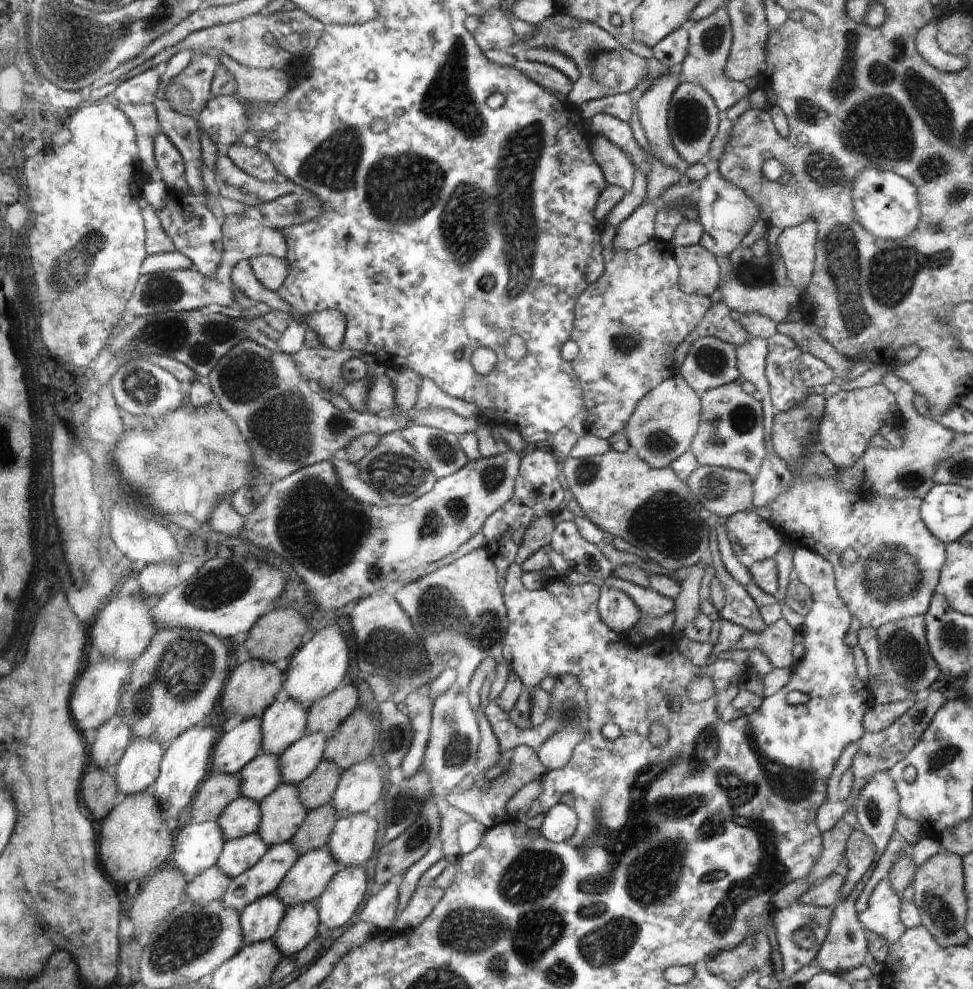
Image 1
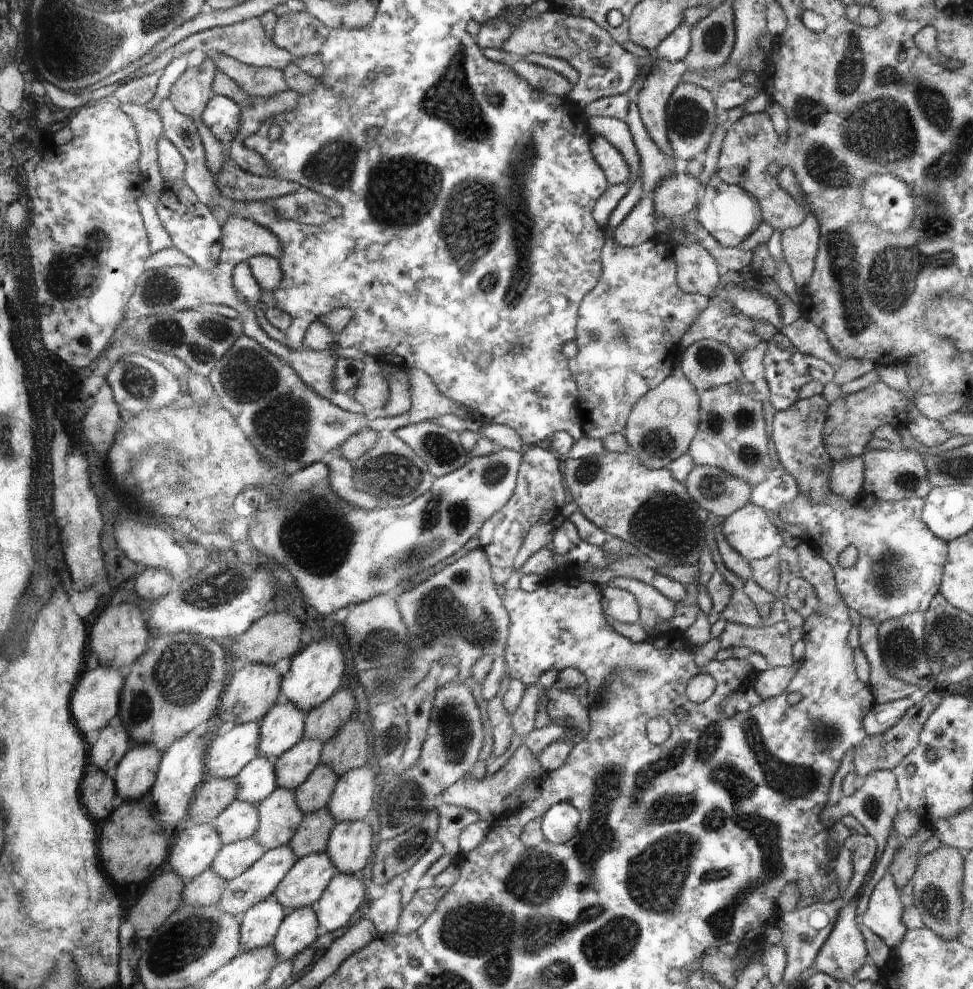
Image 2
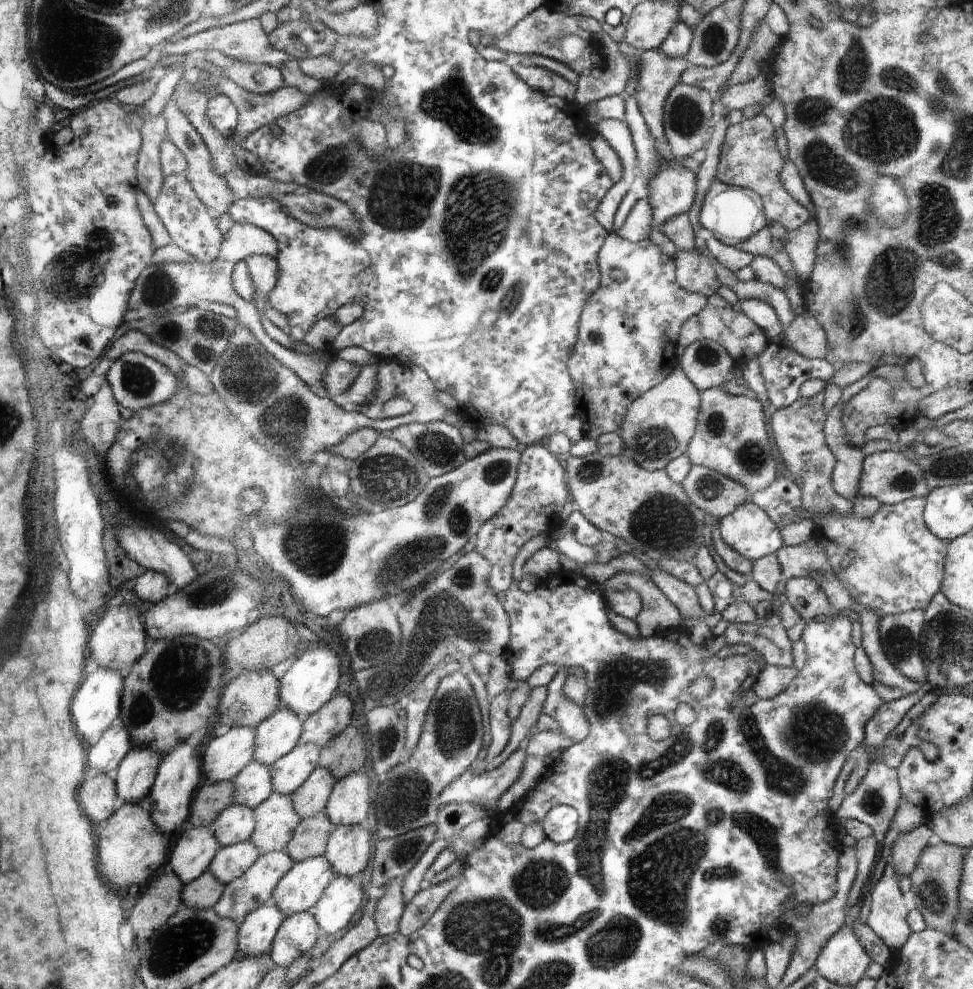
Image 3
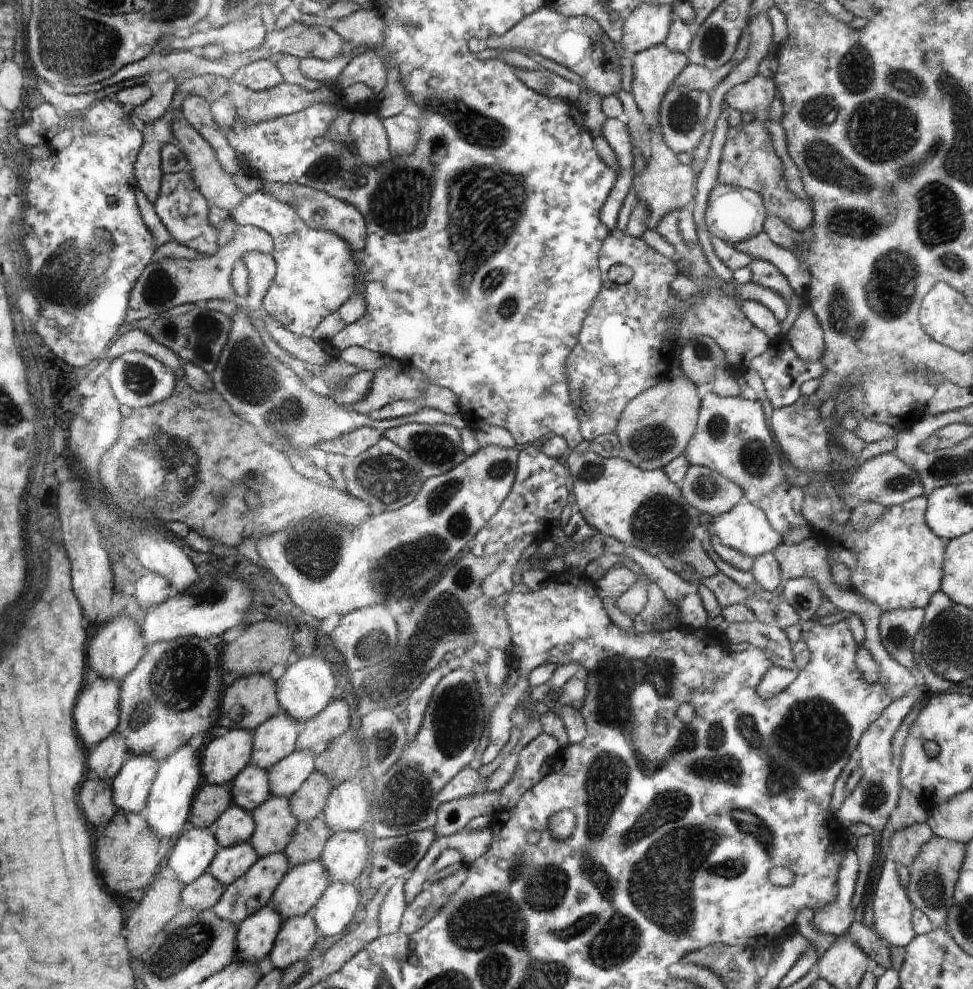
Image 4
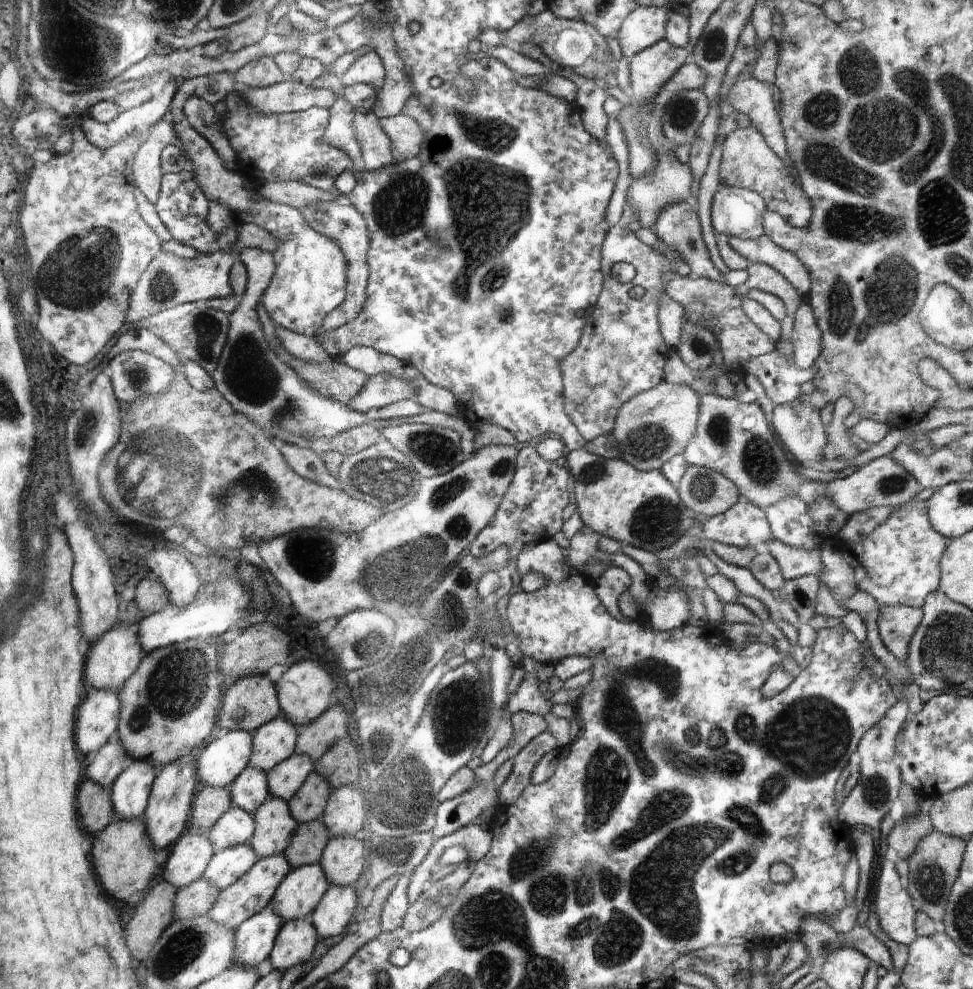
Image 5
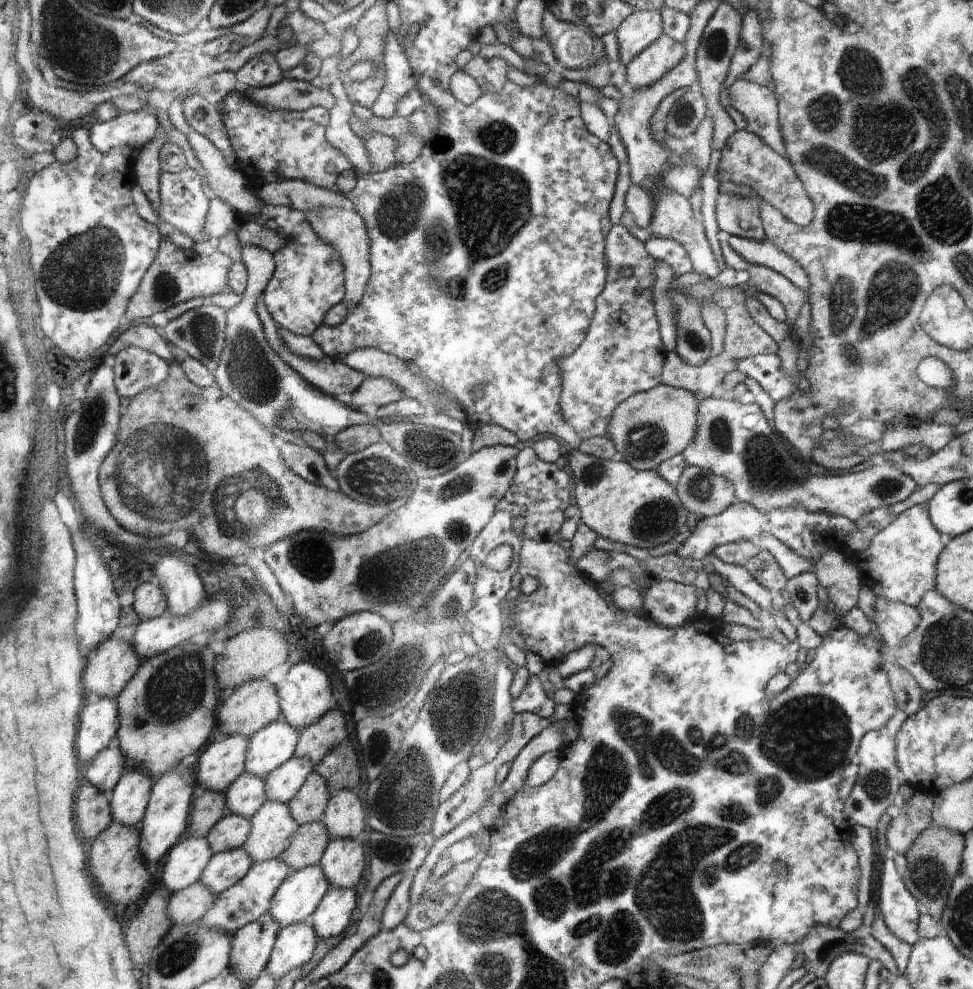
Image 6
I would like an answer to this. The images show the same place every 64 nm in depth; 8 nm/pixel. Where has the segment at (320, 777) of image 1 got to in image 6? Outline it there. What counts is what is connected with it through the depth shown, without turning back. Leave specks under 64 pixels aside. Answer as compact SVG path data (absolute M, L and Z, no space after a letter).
M315 770L306 778L300 792L292 801L287 802L290 814L298 826L304 823L320 822L325 816L328 802L326 781Z

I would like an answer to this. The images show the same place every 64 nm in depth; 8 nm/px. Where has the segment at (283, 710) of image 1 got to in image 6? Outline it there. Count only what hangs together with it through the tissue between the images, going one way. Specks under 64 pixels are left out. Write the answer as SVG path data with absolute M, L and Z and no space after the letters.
M282 717L258 730L249 738L245 772L265 779L293 757L299 736L297 730L288 726Z

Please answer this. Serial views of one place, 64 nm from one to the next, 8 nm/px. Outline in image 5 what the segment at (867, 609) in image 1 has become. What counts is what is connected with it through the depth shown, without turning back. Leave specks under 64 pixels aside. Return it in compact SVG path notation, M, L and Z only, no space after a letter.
M928 501L906 503L902 508L897 507L890 518L879 524L868 536L863 536L862 540L852 544L850 540L846 542L846 550L841 552L842 558L854 569L857 578L858 591L864 590L872 595L872 598L881 606L894 606L894 604L904 604L909 607L921 608L925 604L930 593L938 591L940 582L940 558L951 539L944 537L934 530L929 520Z

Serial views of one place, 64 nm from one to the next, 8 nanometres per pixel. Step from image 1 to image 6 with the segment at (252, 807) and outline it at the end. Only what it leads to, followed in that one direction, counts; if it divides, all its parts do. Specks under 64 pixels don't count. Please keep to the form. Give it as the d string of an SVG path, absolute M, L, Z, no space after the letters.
M228 813L207 836L208 842L215 854L230 852L246 844L252 828L252 820L246 820L244 816L238 816L238 814Z

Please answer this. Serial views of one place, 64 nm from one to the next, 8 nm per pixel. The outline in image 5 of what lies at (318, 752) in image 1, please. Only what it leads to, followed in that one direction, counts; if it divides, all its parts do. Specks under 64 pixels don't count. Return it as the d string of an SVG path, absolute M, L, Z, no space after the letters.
M295 752L292 757L269 770L266 776L269 781L270 796L281 798L286 802L300 792L300 788L314 771L316 764L306 754Z

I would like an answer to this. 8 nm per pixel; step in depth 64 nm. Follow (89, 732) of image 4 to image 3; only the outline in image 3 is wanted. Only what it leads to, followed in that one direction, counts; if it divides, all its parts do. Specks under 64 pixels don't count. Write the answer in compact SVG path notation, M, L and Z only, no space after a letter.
M92 657L92 660L88 662L86 682L74 700L74 718L78 722L78 730L82 730L82 736L90 740L92 746L97 745L98 741L105 737L106 732L114 726L114 722L120 718L124 694L125 677L114 670L102 668Z

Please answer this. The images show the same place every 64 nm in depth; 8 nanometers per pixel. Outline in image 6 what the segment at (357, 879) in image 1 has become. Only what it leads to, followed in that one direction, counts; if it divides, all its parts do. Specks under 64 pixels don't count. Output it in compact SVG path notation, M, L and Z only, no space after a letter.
M329 889L324 900L314 910L309 923L312 930L318 934L318 938L334 938L342 934L348 924L352 924L350 916L354 908L356 908L354 890Z

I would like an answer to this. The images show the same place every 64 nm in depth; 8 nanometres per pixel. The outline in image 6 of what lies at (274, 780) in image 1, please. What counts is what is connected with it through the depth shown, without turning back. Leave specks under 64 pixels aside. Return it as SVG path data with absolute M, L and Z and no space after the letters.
M248 772L242 773L227 793L230 813L244 816L246 820L252 820L268 800L265 779Z

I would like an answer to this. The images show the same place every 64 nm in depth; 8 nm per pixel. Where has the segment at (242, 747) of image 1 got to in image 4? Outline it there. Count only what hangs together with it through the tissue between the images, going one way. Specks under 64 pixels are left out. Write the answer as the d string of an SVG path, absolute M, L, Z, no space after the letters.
M229 729L229 731L215 738L203 750L204 760L202 770L206 774L208 782L217 785L233 783L241 772L252 762L253 733L244 729Z

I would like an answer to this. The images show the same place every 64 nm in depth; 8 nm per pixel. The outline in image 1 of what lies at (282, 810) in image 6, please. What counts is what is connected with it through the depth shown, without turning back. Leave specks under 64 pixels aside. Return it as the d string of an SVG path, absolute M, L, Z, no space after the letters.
M280 784L261 806L261 826L257 831L266 846L292 841L304 824L308 811L302 806L301 794L293 784Z

